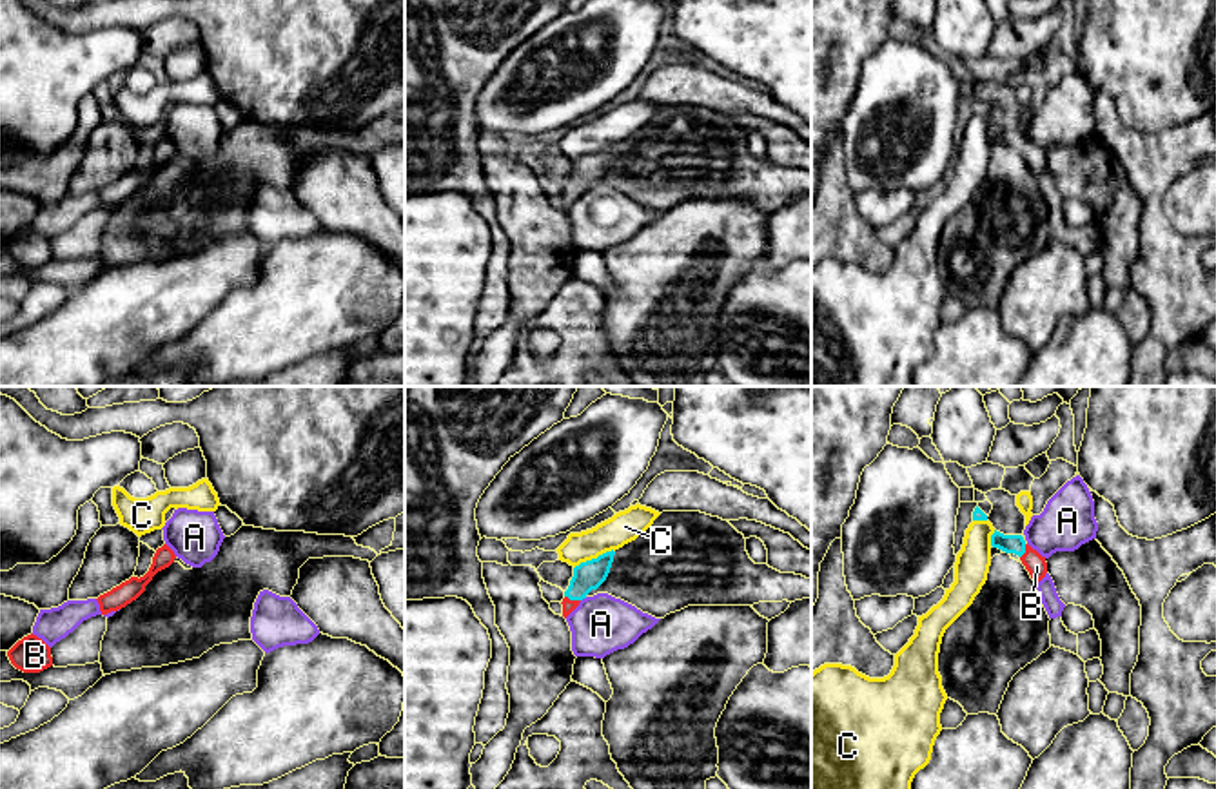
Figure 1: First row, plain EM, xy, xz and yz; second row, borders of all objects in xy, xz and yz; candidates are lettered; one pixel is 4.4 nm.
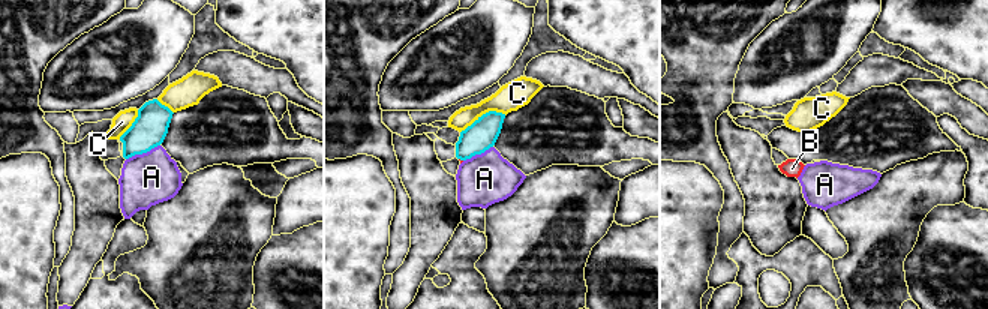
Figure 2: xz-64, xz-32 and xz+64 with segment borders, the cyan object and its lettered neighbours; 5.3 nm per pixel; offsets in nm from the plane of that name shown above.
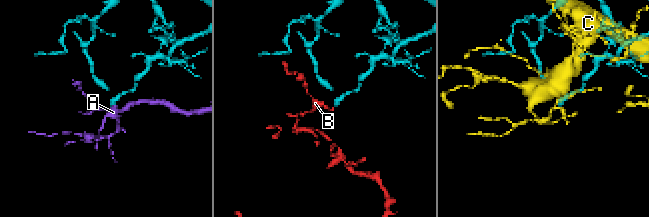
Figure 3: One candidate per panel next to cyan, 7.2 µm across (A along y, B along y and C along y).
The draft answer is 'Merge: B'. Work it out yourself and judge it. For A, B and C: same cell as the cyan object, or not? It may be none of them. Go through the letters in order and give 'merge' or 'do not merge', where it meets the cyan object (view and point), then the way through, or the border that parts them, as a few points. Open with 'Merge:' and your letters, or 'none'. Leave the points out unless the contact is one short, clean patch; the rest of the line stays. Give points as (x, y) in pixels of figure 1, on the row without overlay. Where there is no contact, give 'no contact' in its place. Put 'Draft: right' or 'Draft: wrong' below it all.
Merge: B
A: do not merge | xz (583, 191) | along xz (587, 191), (581, 194)
B: merge | xz (572, 193) | across xz (588, 169), (572, 193), (568, 200)
C: do not merge | xz (594, 153)
Draft: right

